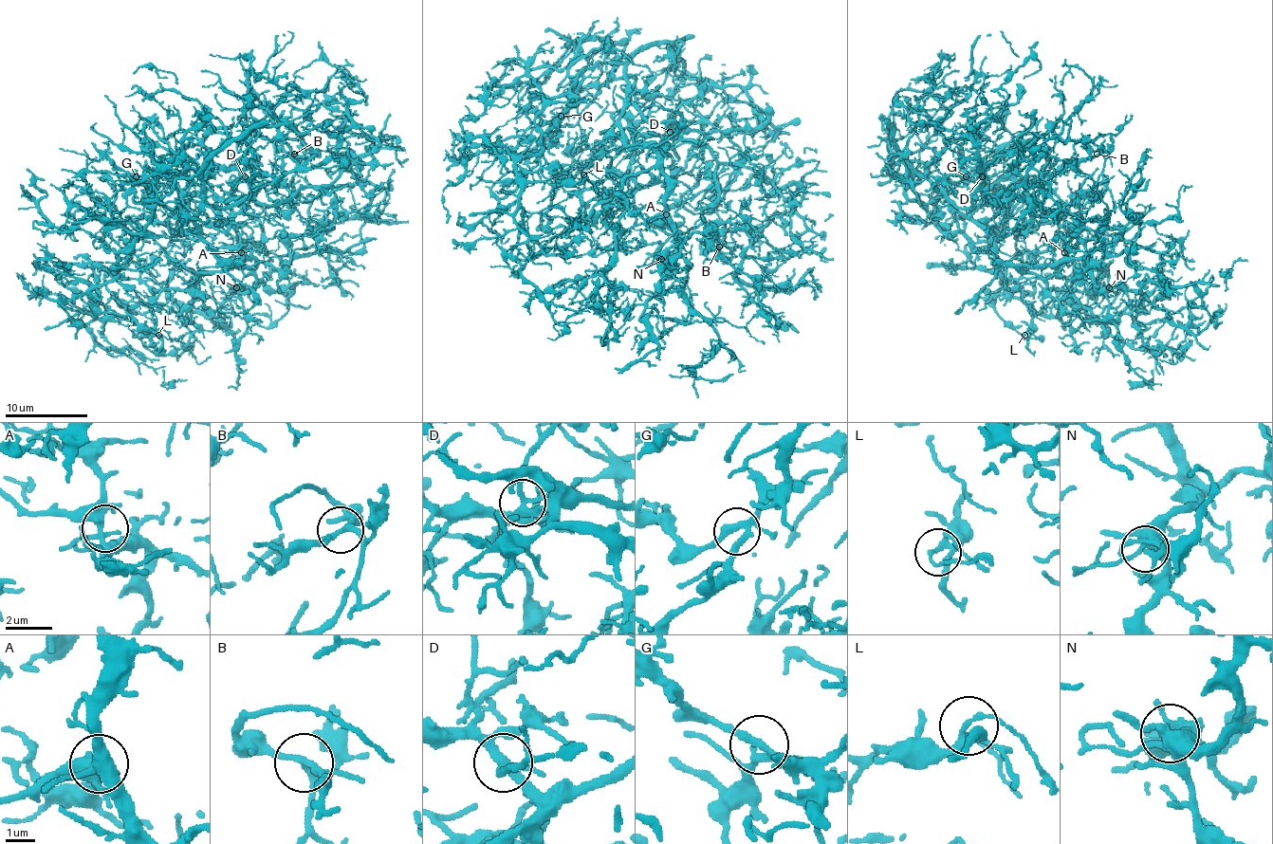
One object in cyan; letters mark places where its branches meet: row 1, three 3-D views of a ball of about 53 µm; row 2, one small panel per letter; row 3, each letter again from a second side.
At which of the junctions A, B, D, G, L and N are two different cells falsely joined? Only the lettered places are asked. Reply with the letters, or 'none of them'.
none of them

